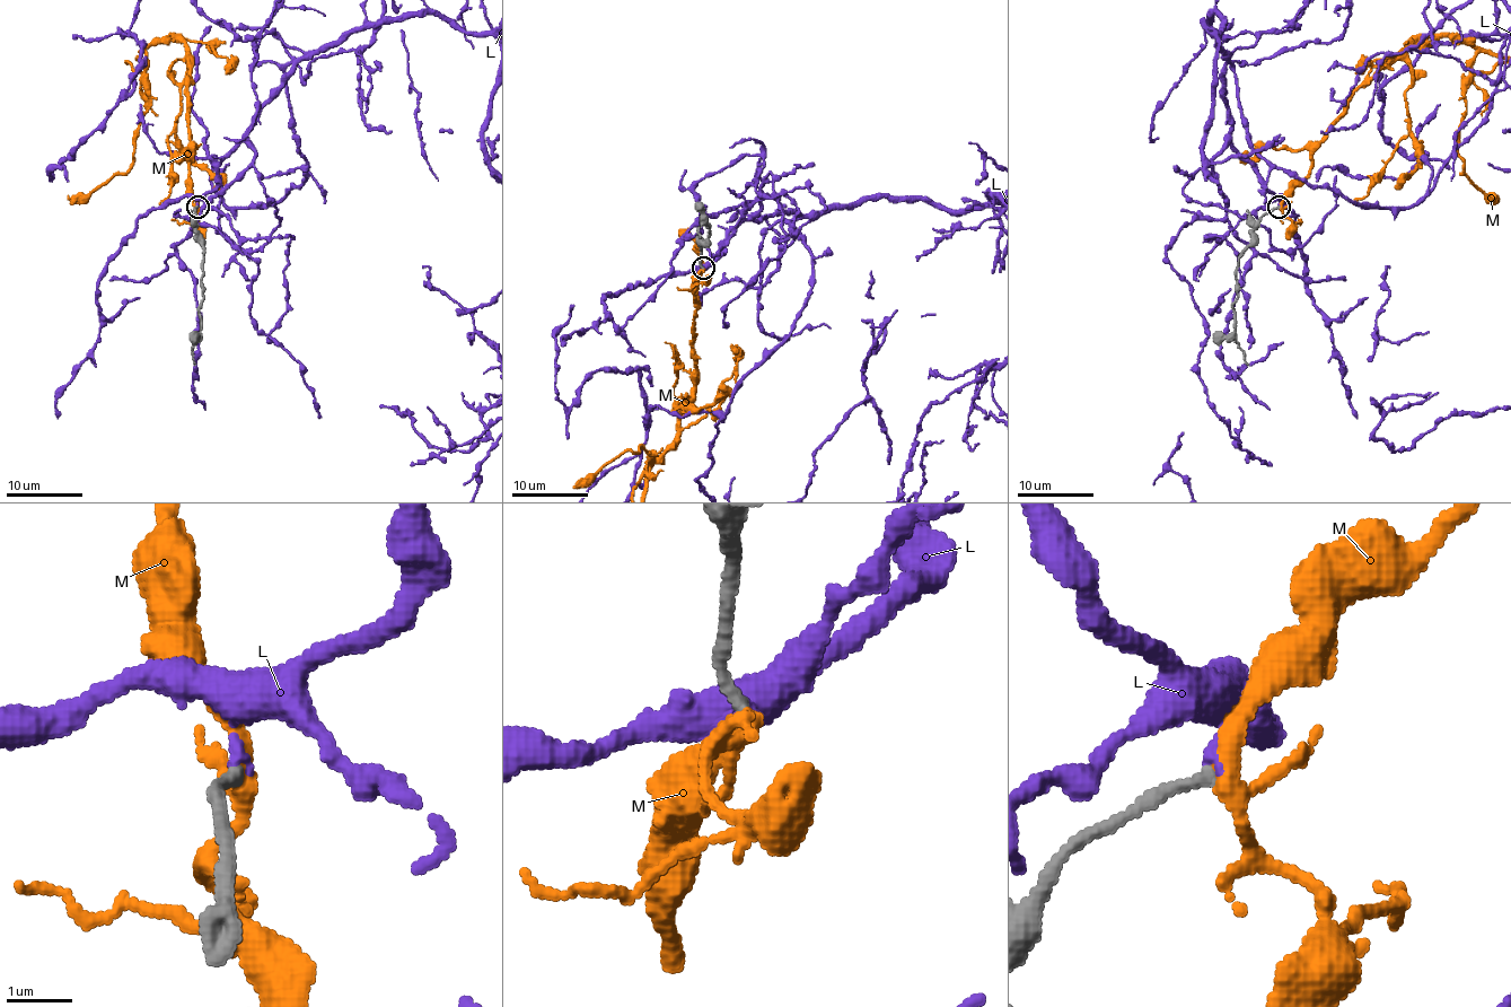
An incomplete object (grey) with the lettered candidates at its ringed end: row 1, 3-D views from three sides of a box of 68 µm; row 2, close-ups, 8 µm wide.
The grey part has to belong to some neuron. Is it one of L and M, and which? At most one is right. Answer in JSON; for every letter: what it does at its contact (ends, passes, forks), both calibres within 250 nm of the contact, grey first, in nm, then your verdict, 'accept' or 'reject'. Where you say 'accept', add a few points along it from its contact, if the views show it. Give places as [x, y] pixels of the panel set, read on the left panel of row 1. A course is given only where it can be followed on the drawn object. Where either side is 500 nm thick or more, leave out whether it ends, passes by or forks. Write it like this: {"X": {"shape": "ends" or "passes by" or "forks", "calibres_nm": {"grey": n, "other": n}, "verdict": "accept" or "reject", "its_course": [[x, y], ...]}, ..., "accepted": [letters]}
{"L": {"shape": "ends", "calibres_nm": {"grey": 200, "other": 140}, "verdict": "reject"}, "M": {"shape": "forks", "calibres_nm": {"grey": 200, "other": 240}, "verdict": "accept"}, "accepted": ["M"]}

